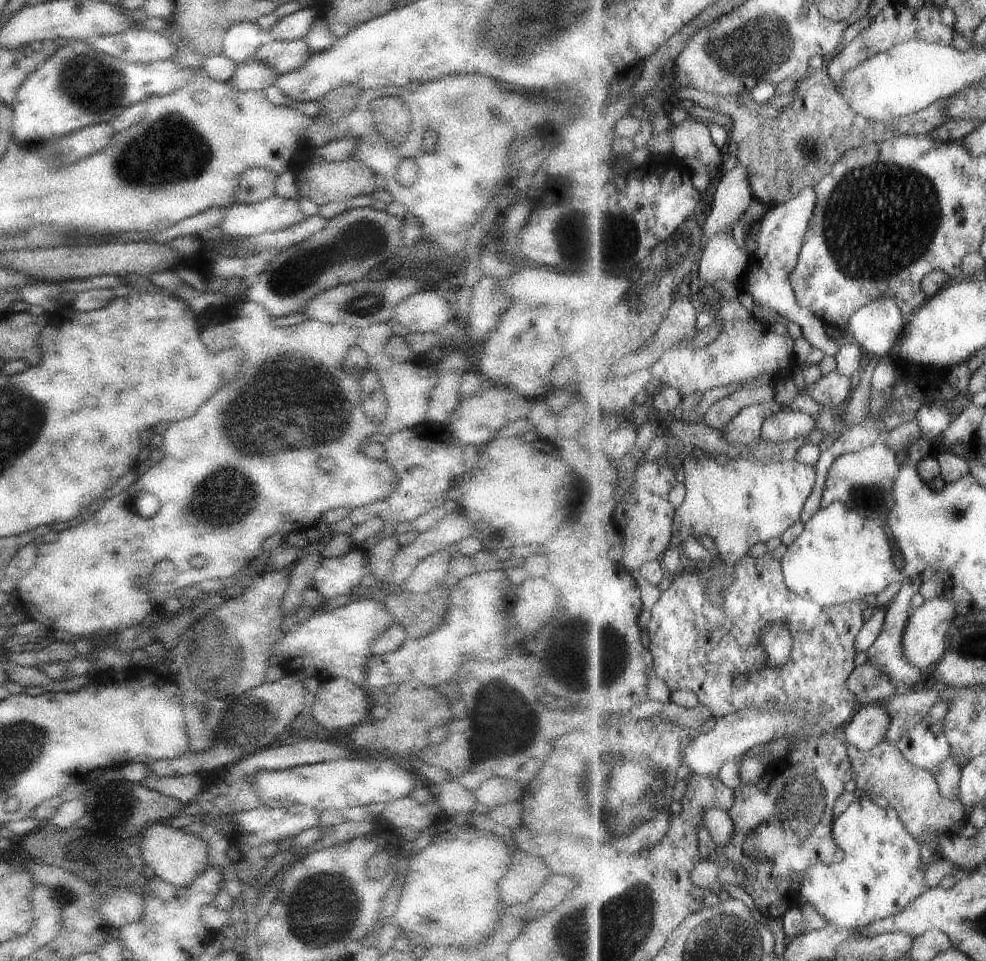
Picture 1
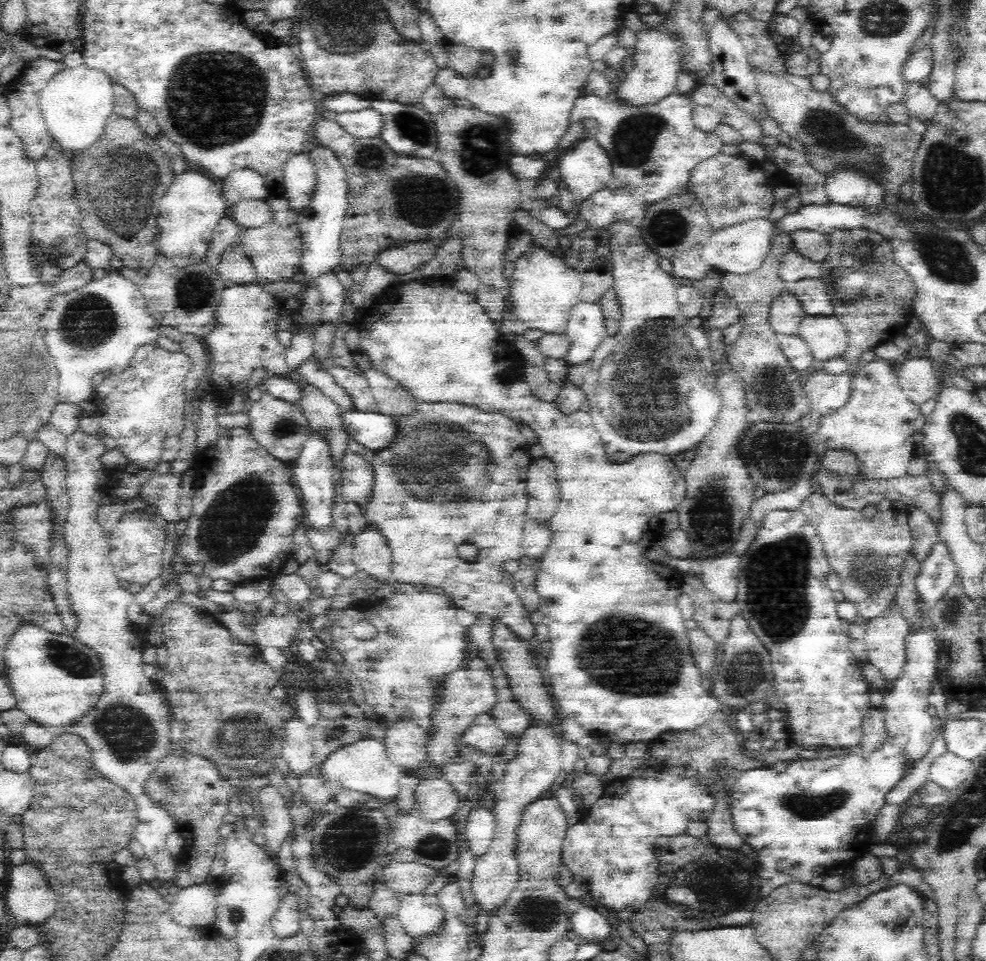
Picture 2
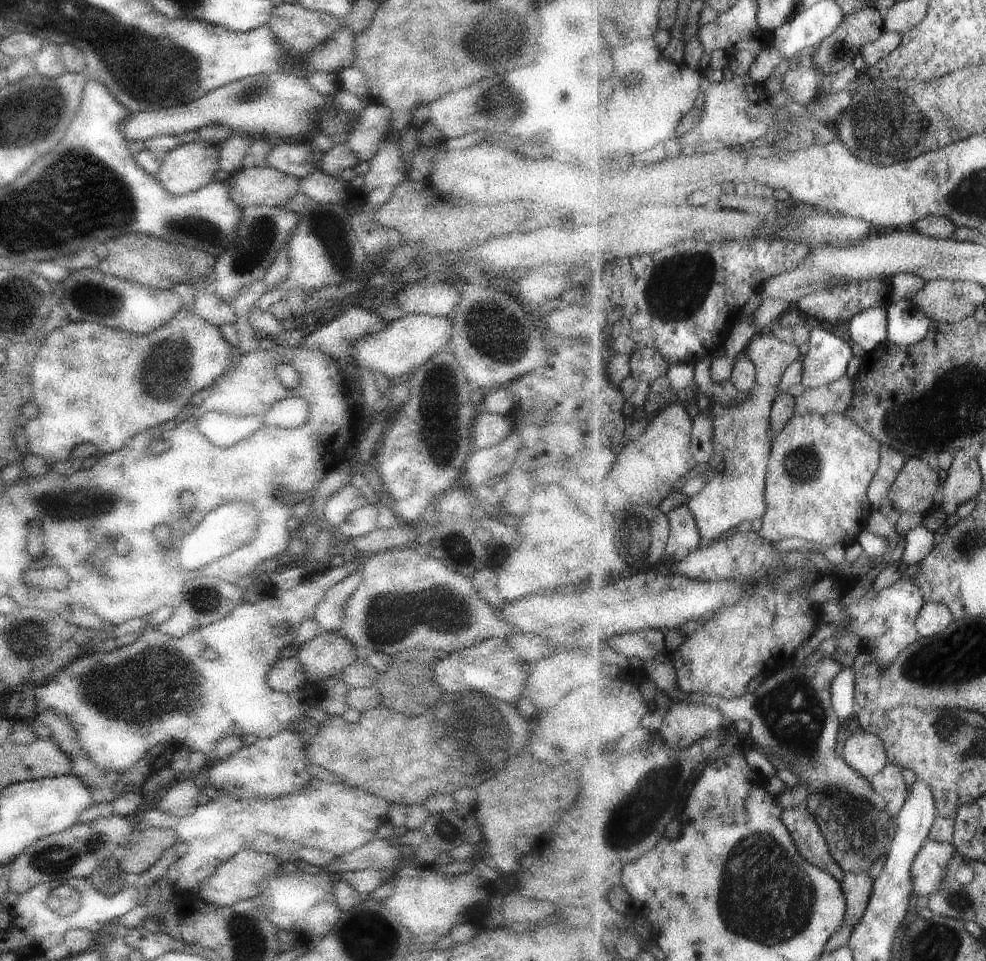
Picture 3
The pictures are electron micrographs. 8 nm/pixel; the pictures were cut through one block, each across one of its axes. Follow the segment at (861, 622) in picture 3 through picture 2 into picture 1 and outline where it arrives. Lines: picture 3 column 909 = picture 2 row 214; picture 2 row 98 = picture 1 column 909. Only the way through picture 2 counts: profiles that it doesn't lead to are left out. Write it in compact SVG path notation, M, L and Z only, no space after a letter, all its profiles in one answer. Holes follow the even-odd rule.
M922 576L909 577L903 582L902 589L895 597L886 611L886 619L883 628L879 633L879 638L873 643L873 646L866 650L867 663L878 666L892 683L896 685L896 692L903 693L907 690L918 688L924 683L931 682L931 672L924 672L923 669L916 667L907 657L904 651L904 636L908 630L908 622L911 616L911 600L915 594L920 594L921 585L924 583Z

